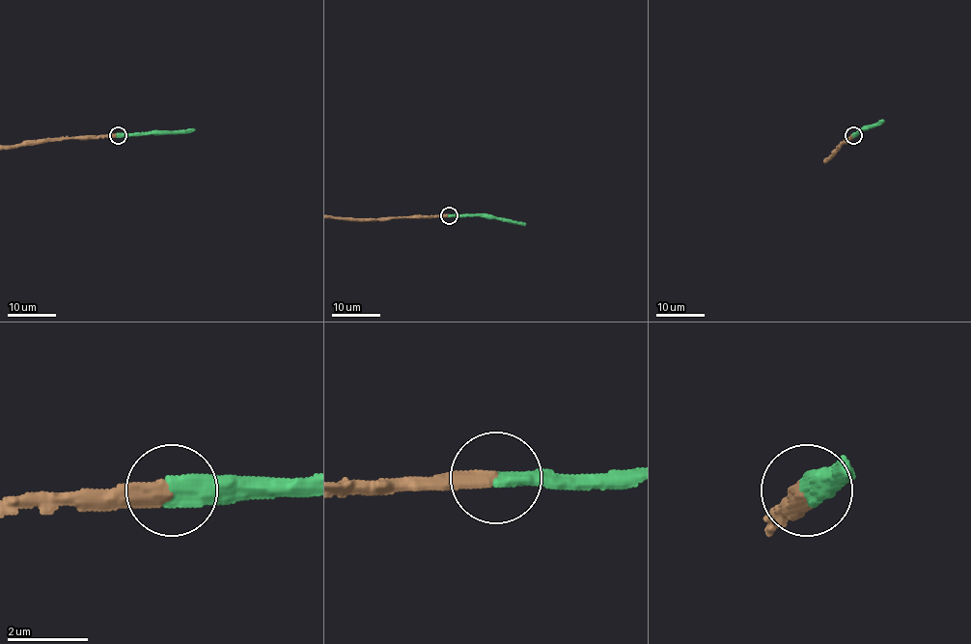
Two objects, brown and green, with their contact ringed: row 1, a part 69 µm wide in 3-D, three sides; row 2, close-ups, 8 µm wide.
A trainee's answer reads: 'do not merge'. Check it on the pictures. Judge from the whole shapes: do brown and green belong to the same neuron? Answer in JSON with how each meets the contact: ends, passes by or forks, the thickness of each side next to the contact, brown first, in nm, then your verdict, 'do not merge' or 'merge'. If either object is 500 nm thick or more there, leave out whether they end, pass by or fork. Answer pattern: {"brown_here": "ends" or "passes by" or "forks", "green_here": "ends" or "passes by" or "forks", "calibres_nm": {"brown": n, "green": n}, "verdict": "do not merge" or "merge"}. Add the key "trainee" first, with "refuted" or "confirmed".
{"trainee": "refuted", "brown_here": "ends", "green_here": "ends", "calibres_nm": {"brown": 360, "green": 480}, "verdict": "merge"}

